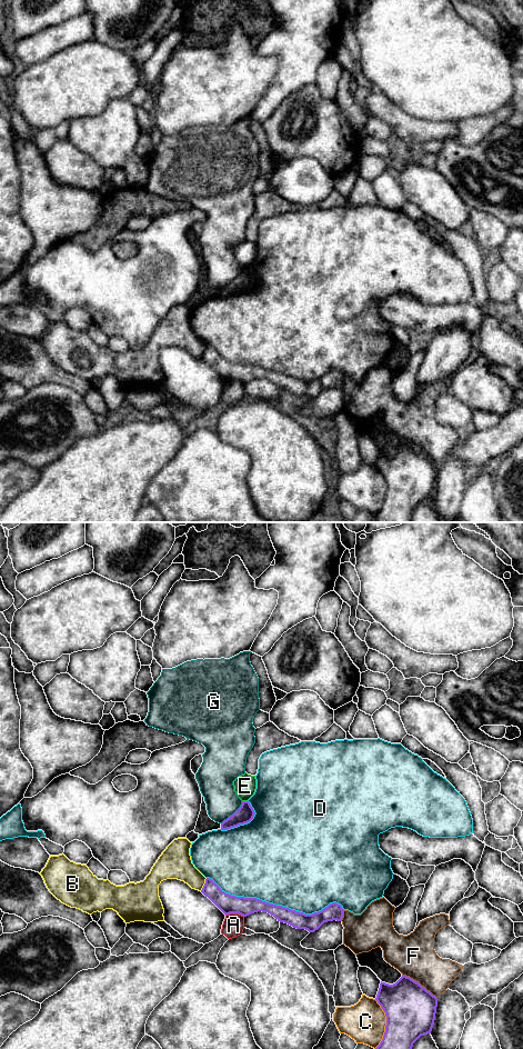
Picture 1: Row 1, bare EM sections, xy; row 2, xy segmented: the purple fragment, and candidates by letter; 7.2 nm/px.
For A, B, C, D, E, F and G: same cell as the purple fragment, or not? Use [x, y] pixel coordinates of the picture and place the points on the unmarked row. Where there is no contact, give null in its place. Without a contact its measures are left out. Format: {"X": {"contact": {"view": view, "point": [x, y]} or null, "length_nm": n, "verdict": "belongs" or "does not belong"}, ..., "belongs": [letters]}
{"A": {"contact": {"view": "xy", "point": [234, 379]}, "length_nm": 140, "verdict": "does not belong"}, "B": {"contact": {"view": "xy", "point": [204, 351]}, "length_nm": 110, "verdict": "does not belong"}, "C": {"contact": {"view": "xy", "point": [386, 490]}, "length_nm": 360, "verdict": "does not belong"}, "D": {"contact": {"view": "xy", "point": [275, 371]}, "length_nm": 1050, "verdict": "does not belong"}, "E": {"contact": {"view": "xy", "point": [244, 268]}, "length_nm": 40, "verdict": "does not belong"}, "F": {"contact": {"view": "xy", "point": [419, 450]}, "length_nm": 300, "verdict": "does not belong"}, "G": {"contact": {"view": "xy", "point": [233, 280]}, "length_nm": 220, "verdict": "does not belong"}, "belongs": []}

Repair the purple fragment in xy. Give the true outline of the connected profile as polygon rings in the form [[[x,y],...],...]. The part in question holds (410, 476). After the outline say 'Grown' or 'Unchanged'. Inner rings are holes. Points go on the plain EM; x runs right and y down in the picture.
[[[402,442],[395,450],[380,450],[375,467],[386,482],[385,499],[375,514],[376,522],[411,522],[413,510],[421,503],[431,500],[437,464],[410,443]]]. Unchanged

